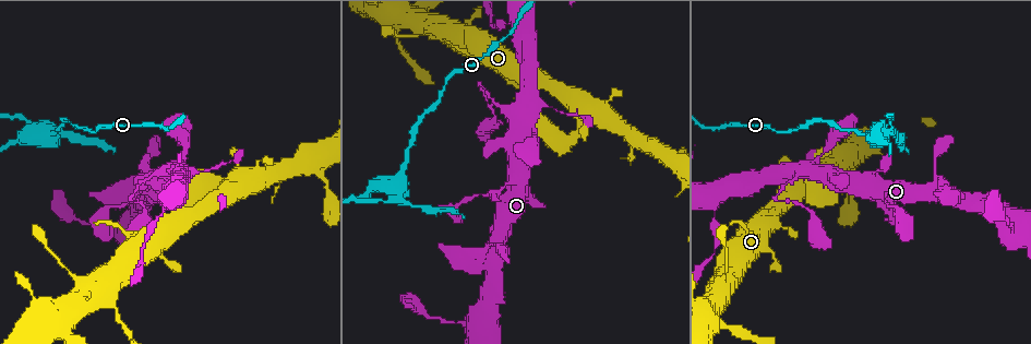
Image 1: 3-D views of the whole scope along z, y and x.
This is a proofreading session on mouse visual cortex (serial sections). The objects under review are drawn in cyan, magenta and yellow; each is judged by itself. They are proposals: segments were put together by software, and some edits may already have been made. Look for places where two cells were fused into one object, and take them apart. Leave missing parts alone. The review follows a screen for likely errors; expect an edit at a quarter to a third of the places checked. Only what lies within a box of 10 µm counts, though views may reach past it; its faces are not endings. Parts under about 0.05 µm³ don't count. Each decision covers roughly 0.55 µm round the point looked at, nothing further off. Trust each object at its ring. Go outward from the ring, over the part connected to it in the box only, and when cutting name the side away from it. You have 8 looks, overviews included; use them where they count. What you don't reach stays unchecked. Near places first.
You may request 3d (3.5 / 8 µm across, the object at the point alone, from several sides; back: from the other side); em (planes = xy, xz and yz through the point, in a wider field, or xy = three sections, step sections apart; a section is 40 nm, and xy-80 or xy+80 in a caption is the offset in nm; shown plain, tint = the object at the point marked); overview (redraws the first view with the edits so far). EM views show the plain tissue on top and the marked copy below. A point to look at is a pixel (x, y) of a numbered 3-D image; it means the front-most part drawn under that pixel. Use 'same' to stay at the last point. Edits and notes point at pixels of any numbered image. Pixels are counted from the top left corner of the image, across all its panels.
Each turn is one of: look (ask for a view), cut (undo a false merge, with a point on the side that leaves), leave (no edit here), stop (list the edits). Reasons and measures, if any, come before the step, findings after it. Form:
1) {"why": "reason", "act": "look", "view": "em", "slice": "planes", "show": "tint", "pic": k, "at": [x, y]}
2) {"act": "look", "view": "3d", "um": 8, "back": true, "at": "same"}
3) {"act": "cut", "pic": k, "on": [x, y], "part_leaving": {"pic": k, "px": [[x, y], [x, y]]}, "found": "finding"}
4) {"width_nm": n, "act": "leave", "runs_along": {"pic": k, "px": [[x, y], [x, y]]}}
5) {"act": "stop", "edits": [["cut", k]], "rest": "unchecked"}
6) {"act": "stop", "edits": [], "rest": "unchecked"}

{"why": "sudden change in width", "act": "look", "view": "3d", "um": 3.5, "pic": 1, "at": [786, 183]}

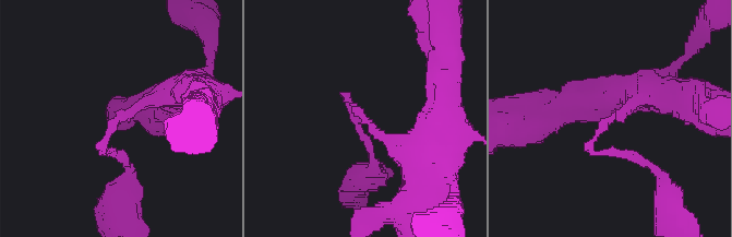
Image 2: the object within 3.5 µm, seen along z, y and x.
{"arm_widths_nm": [150, 250], "act": "look", "view": "em", "slice": "xy", "step": 2, "show": "tint", "pic": 2, "at": [610, 122]}

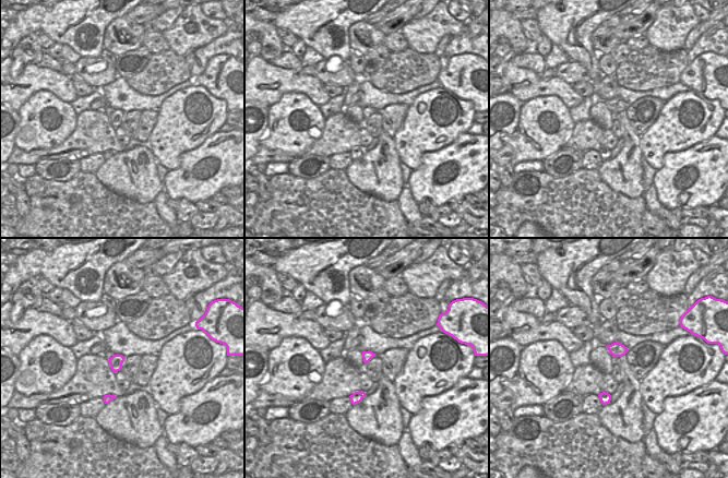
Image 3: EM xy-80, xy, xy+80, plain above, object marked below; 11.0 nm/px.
{"act": "leave", "runs_along": {"pic": 2, "px": [[188, 93], [123, 114], [104, 140], [114, 154]]}, "found": "all the same cell"}

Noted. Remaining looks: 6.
{"why": "thin neck", "act": "look", "view": "3d", "um": 8, "back": true, "pic": 1, "at": [1014, 234]}

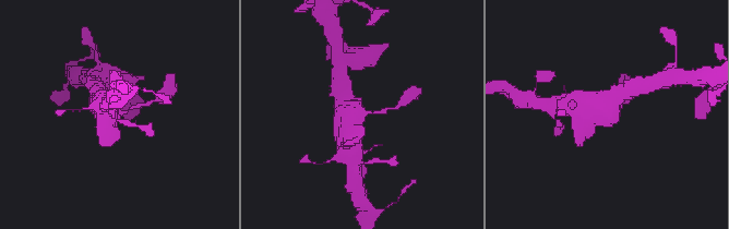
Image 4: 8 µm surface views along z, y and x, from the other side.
{"why": "zoom in", "act": "look", "view": "3d", "um": 3.5, "at": "same"}

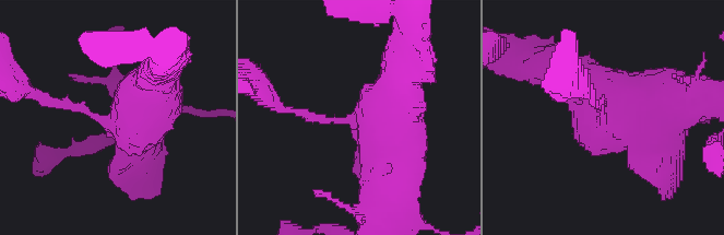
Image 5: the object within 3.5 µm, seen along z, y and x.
{"act": "look", "view": "em", "slice": "xy", "step": 1, "show": "tint", "pic": 5, "at": [362, 121]}

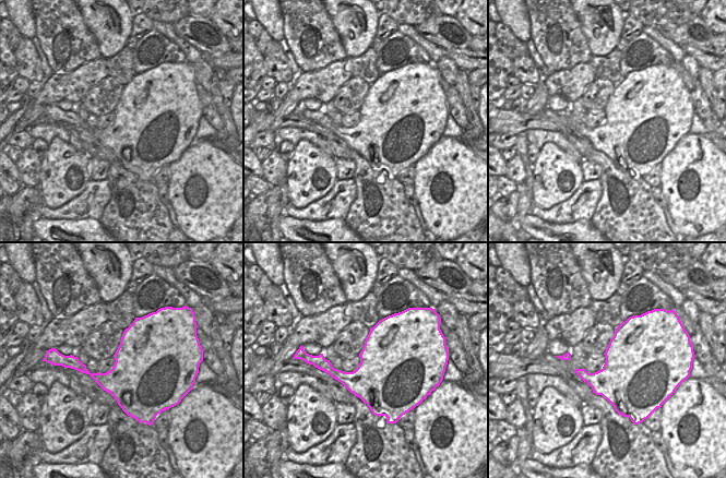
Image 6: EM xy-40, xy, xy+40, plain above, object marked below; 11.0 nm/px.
{"act": "leave", "runs_along": {"pic": 5, "px": [[403, 68], [387, 120], [319, 118]]}, "found": "continuous, no second cell"}

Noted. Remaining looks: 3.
{"why": "sudden change in width", "act": "look", "view": "3d", "um": 8, "pic": 1, "at": [455, 255]}

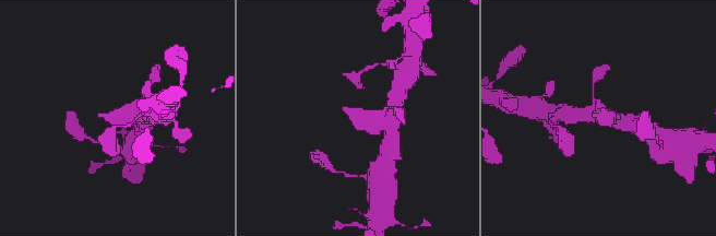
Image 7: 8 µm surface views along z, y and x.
{"why": "closer look", "act": "look", "view": "3d", "um": 3.5, "at": "same"}

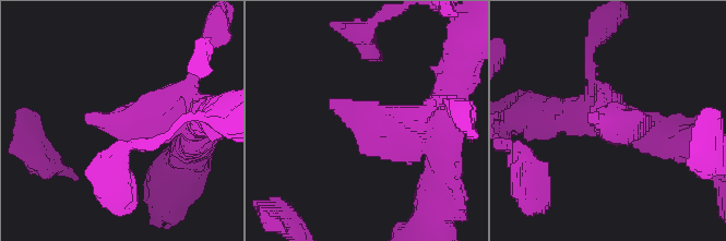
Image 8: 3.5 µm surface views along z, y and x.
{"act": "look", "view": "em", "slice": "xy", "step": 1, "show": "tint", "pic": 8, "at": [123, 119]}

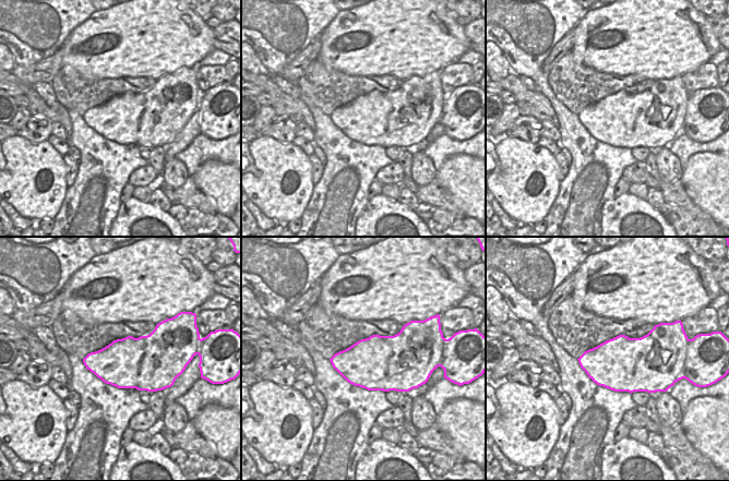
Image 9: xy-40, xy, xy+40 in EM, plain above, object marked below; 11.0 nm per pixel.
{"act": "leave", "runs_along": {"pic": 8, "px": [[445, 130], [384, 130], [331, 103]]}, "found": "continuous, no second cell"}

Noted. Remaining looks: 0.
{"act": "stop", "edits": [], "rest": "unchecked"}

